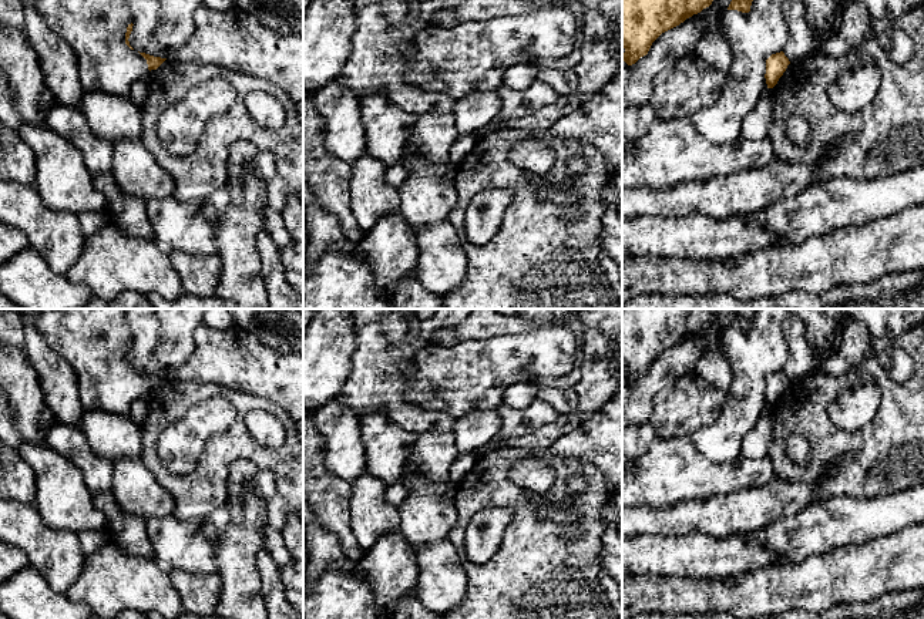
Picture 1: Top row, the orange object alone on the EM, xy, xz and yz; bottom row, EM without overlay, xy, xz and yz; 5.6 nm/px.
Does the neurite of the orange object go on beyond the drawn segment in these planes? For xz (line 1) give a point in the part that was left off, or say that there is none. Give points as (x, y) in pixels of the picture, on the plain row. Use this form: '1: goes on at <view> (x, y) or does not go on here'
1: does not go on here

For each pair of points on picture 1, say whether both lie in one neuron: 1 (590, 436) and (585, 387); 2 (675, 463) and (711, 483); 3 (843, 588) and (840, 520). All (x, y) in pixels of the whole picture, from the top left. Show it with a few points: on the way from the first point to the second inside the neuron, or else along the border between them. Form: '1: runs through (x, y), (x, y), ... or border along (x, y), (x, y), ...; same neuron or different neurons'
1: border along (607, 401), (574, 430), (560, 437); different neurons
2: runs through (684, 471), (688, 475), (702, 478); same neuron
3: border along (874, 538), (809, 555); different neurons

